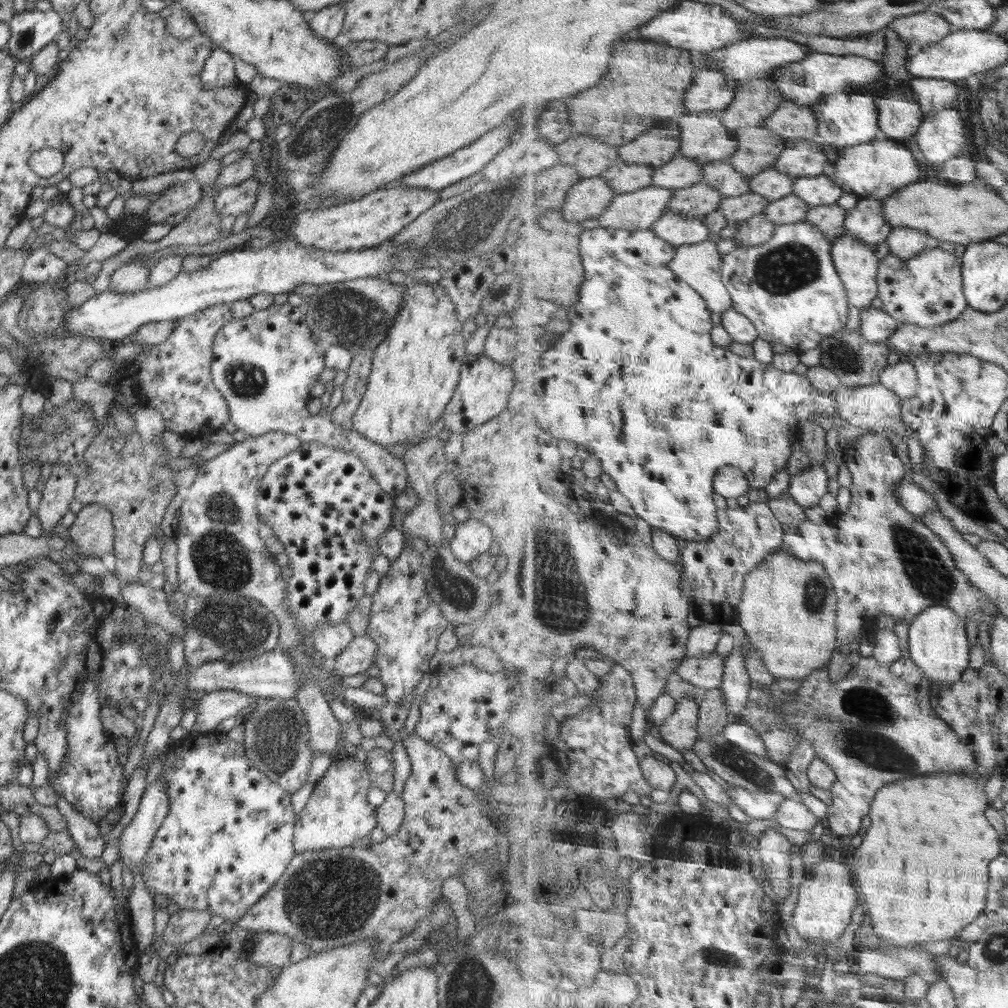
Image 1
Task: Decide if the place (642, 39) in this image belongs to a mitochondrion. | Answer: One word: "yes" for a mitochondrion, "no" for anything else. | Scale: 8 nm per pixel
no

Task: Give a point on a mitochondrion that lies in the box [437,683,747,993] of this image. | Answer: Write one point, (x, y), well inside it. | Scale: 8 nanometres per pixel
(721, 960)

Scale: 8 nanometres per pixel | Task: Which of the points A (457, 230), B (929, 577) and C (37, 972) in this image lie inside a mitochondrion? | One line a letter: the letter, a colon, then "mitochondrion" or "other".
A: mitochondrion
B: mitochondrion
C: mitochondrion

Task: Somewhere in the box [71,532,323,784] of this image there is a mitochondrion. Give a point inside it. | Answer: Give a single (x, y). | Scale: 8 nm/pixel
(234, 628)

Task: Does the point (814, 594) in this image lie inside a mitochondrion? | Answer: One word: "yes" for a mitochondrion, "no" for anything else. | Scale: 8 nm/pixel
yes

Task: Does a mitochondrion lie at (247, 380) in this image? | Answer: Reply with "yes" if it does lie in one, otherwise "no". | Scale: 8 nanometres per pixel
yes

